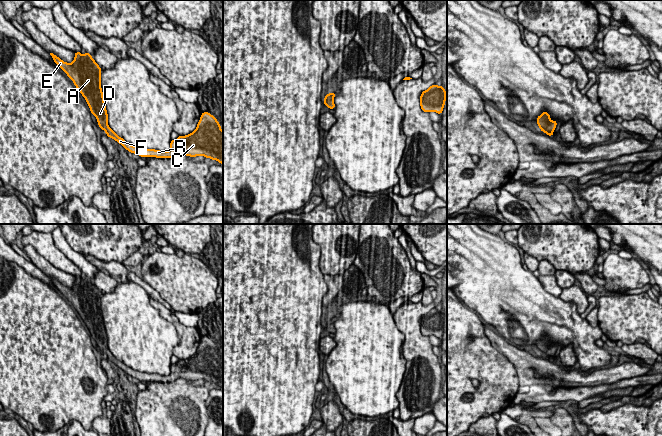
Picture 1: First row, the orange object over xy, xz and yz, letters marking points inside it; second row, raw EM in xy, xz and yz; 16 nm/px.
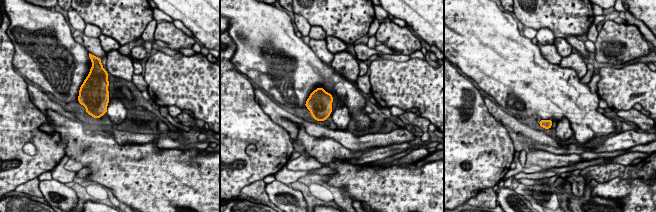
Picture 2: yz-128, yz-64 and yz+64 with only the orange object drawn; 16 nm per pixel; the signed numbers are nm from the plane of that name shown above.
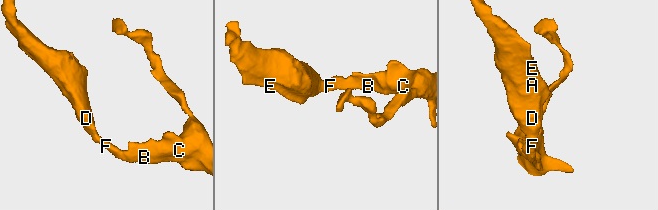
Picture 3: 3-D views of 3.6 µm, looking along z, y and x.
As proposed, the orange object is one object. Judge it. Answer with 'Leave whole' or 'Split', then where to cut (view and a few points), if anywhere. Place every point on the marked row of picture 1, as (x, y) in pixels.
Leave whole. No split

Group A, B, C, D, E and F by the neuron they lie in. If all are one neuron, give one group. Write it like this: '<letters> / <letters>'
A B C D E F

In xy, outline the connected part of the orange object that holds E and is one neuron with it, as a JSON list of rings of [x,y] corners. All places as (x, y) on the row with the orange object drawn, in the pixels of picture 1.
[[[75,52],[75,57],[72,63],[66,63],[57,57],[55,54],[50,53],[54,62],[67,74],[67,76],[73,81],[76,88],[80,91],[89,105],[90,112],[96,117],[98,126],[105,131],[108,137],[113,138],[119,144],[121,144],[130,153],[139,155],[140,157],[156,157],[156,158],[173,158],[176,155],[182,154],[190,157],[196,157],[203,155],[205,158],[216,160],[223,166],[223,130],[219,125],[217,119],[209,112],[203,112],[196,129],[185,136],[179,135],[176,140],[171,140],[169,151],[160,151],[155,149],[144,149],[127,143],[123,138],[119,137],[108,126],[108,114],[104,102],[103,92],[101,88],[101,68],[92,58],[92,56],[85,52],[84,55],[81,52]]]

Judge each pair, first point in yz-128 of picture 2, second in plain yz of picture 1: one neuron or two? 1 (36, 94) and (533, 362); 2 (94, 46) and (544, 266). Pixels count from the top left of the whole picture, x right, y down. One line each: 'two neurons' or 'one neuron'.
1: one neuron
2: two neurons

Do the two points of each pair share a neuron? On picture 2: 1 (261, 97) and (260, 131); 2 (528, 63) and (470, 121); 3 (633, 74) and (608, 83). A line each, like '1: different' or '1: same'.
1: different
2: different
3: same

